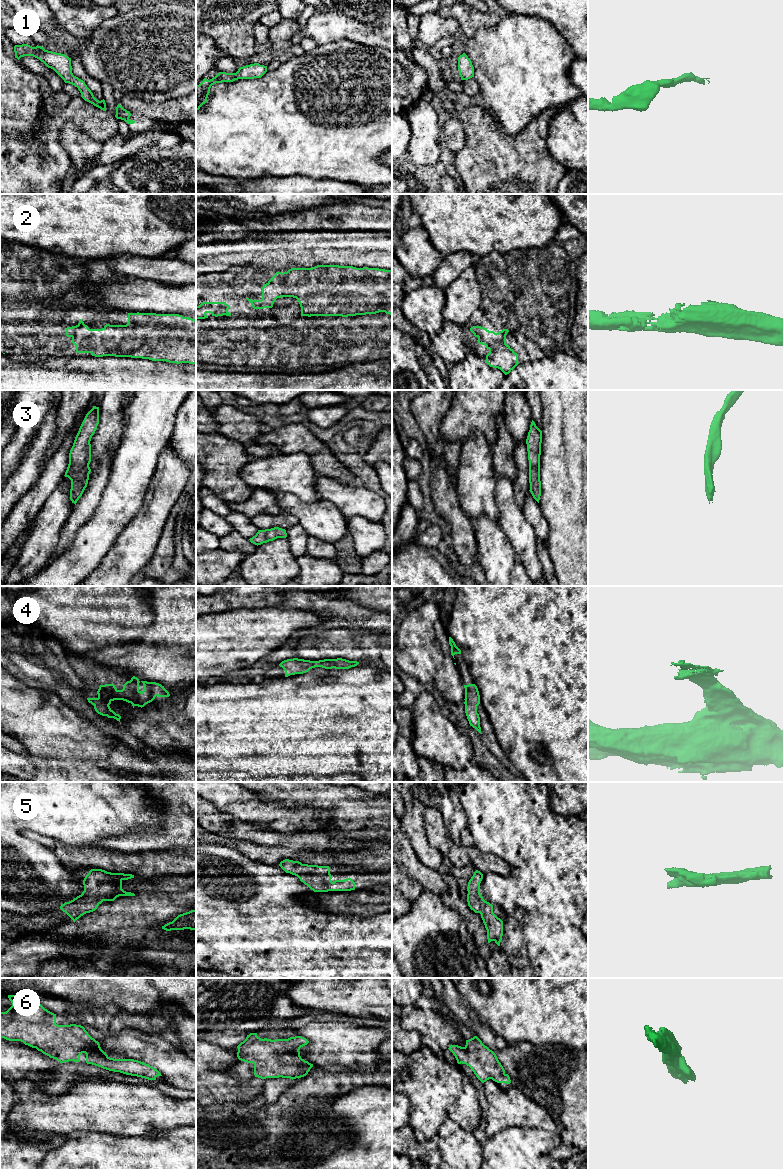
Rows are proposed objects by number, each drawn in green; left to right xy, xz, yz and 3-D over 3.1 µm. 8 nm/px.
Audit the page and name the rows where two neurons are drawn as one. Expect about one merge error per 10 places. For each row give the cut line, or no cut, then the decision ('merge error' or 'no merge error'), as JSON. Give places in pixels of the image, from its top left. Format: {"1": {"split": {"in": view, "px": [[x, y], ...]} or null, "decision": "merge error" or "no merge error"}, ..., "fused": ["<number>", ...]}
{"1": {"split": null, "decision": "no merge error"}, "2": {"split": null, "decision": "no merge error"}, "3": {"split": null, "decision": "no merge error"}, "4": {"split": null, "decision": "no merge error"}, "5": {"split": null, "decision": "no merge error"}, "6": {"split": null, "decision": "no merge error"}, "fused": []}

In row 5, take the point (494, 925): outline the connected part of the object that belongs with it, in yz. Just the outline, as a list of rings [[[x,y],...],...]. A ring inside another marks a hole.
[[[476,870],[468,882],[467,902],[475,913],[480,913],[487,930],[488,943],[494,941],[498,946],[503,936],[503,921],[493,913],[493,905],[485,901],[480,894],[483,874]]]

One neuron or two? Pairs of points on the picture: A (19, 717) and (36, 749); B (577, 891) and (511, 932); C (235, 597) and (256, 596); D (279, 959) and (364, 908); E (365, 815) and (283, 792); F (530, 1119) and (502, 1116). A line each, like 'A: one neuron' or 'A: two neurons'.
A: one neuron
B: two neurons
C: one neuron
D: two neurons
E: one neuron
F: one neuron

